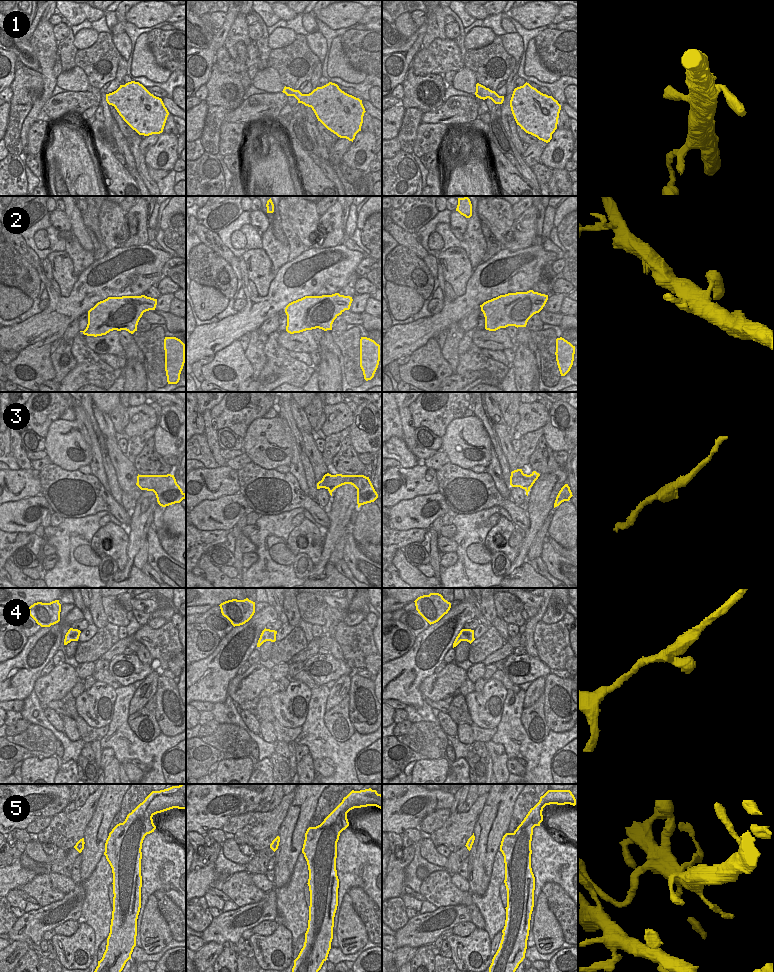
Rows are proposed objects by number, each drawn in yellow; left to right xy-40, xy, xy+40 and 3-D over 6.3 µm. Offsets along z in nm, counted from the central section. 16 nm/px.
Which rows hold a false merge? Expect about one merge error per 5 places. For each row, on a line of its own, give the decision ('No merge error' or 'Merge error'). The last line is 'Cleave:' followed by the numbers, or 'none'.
1: No merge error
2: No merge error
3: No merge error
4: No merge error
5: No merge error
Cleave: none.

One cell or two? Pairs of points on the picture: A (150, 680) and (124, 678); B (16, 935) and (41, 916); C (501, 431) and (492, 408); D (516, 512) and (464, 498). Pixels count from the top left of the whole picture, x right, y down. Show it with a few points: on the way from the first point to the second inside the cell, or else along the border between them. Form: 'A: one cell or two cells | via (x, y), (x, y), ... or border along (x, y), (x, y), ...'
A: two cells | border along (153, 670), (144, 680)
B: one cell | via (22, 929), (35, 922)
C: two cells | border along (493, 422), (505, 425)
D: one cell | via (503, 503), (486, 502), (482, 505), (477, 500)

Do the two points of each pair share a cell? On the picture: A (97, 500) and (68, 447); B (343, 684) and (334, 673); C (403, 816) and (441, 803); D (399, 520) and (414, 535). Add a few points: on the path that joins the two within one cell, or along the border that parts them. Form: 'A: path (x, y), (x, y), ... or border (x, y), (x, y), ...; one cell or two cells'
A: border (54, 463), (67, 470), (77, 470); two cells
B: border (350, 674), (344, 674), (336, 681); two cells
C: path (412, 815), (415, 815), (429, 803), (432, 803); one cell
D: border (392, 527), (398, 530), (427, 529); two cells

